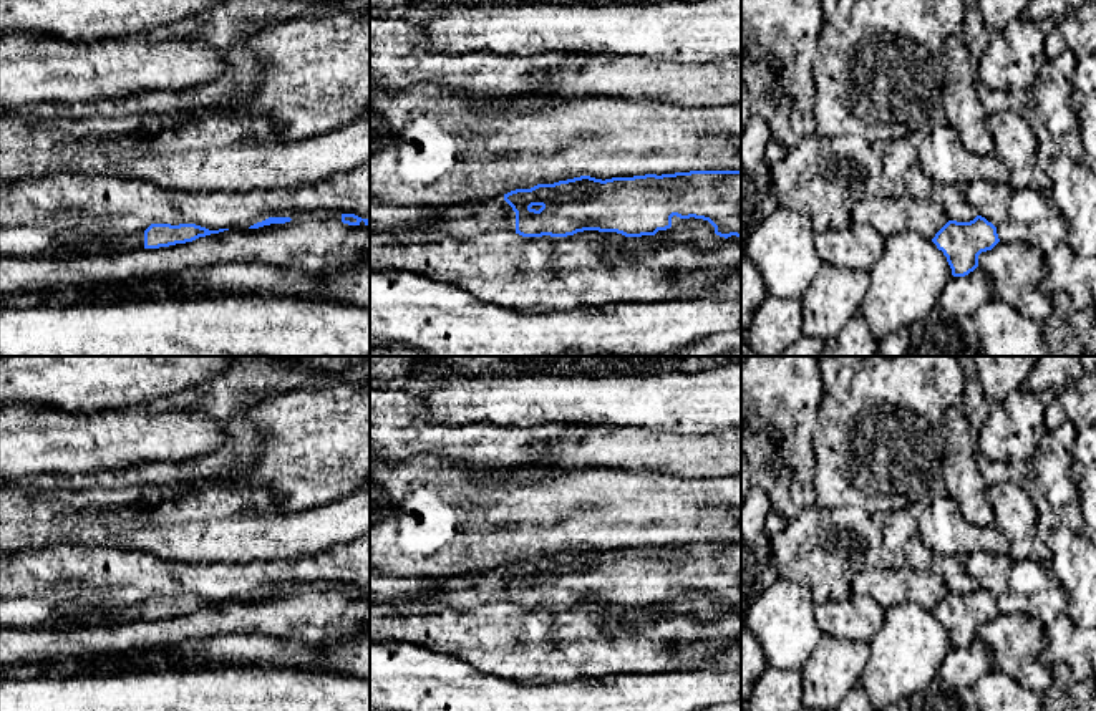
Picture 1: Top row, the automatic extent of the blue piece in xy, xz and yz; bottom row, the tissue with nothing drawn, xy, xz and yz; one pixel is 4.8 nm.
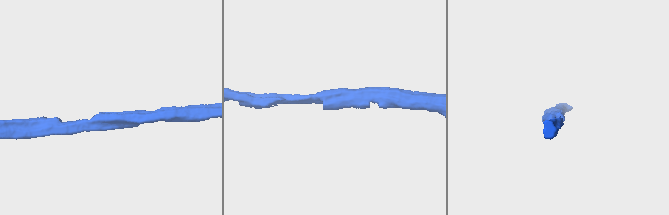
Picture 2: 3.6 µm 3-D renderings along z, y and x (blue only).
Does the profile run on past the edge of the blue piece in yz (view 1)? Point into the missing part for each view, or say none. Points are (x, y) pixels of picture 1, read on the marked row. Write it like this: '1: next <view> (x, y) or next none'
1: next none

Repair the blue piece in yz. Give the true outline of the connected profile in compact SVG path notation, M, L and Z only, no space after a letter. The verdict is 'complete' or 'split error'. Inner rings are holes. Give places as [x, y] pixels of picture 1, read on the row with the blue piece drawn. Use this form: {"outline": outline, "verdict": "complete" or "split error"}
{"outline": "M977 215L970 222L948 220L932 239L943 252L953 277L965 277L978 267L978 255L998 242L997 227Z", "verdict": "complete"}

